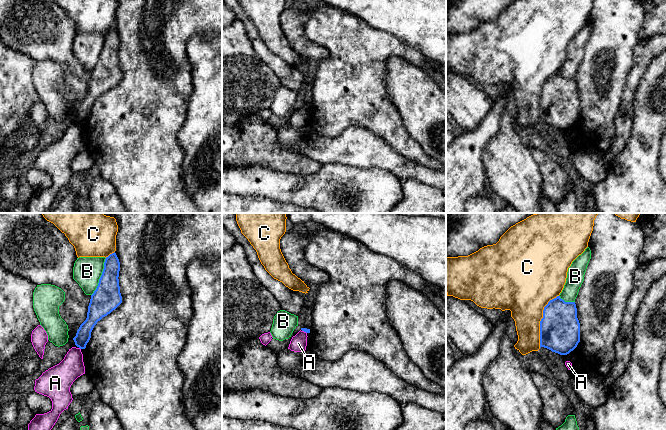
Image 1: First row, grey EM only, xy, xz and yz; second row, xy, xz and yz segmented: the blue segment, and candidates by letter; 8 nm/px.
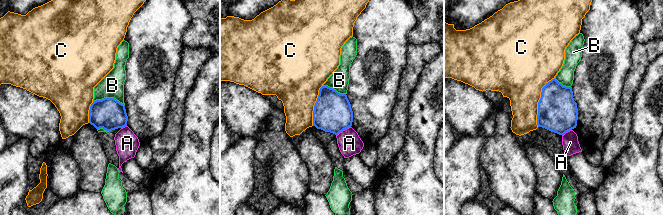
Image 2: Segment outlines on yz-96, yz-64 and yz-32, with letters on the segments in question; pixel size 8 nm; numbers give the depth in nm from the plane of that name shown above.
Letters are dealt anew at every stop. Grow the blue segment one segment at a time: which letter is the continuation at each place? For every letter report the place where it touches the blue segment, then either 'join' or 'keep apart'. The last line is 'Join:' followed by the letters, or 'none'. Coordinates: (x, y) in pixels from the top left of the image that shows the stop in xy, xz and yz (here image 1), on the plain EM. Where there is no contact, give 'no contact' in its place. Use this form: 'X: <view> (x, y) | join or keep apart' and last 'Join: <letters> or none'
A: xz (304, 107) | keep apart
B: xy (100, 53) | keep apart
C: yz (541, 96) | keep apart
Join: none

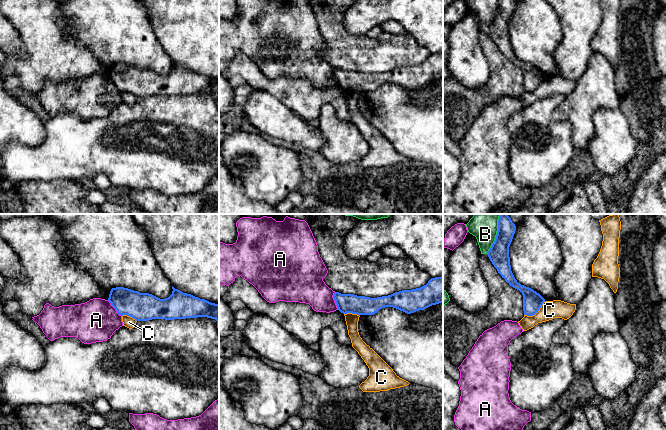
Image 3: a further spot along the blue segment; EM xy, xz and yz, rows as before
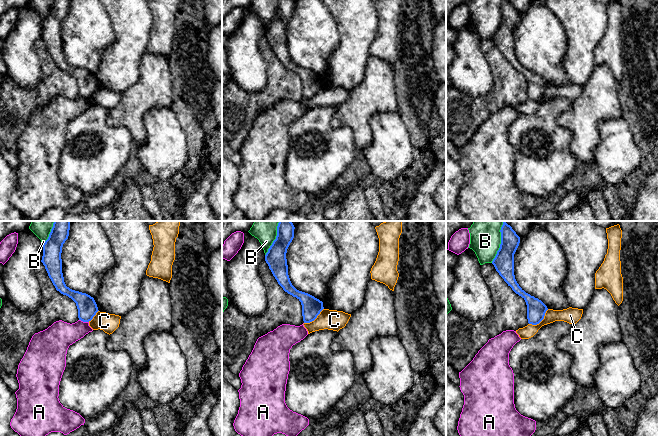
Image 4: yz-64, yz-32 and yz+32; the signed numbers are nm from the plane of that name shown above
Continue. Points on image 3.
A: xz (335, 77) | keep apart
B: yz (495, 15) | keep apart
C: yz (535, 89) | keep apart
Join: none

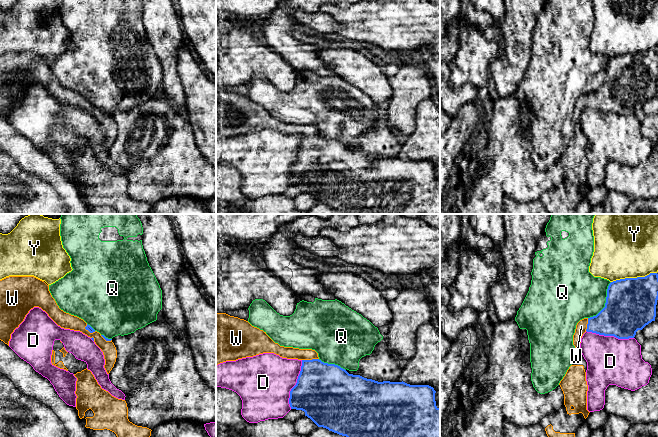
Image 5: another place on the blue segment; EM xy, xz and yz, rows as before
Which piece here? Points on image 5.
D: xz (296, 160) | keep apart
Q: yz (606, 78) | keep apart
W: xz (310, 136) | join
Y: yz (633, 54) | keep apart
Join: W

